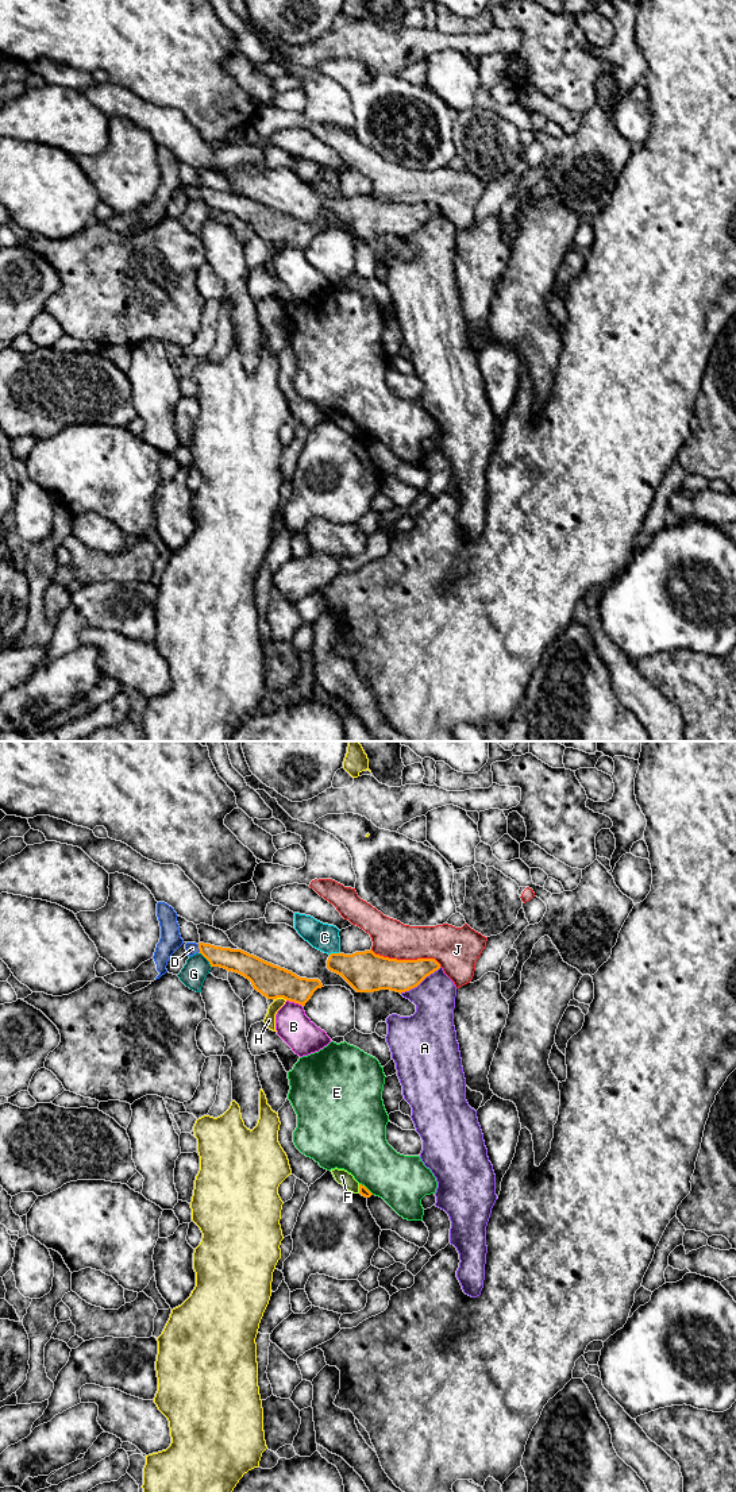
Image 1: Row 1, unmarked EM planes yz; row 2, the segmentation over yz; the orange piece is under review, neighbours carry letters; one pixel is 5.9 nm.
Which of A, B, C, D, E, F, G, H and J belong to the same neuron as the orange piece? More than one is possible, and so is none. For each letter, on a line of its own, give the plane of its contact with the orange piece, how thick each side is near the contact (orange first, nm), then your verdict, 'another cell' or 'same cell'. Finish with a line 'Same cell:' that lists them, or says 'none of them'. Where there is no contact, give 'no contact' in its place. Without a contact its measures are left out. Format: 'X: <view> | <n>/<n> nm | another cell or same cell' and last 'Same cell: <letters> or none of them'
A: yz | 200/240 nm | another cell
B: yz | 200/200 nm | another cell
C: yz | 240/160 nm | another cell
D: yz | 140/80 nm | same cell
E: yz | 60/320 nm | another cell
F: yz | 60/90 nm | another cell
G: yz | 140/150 nm | another cell
H: yz | 200/70 nm | another cell
J: yz | 240/220 nm | another cell
Same cell: D

